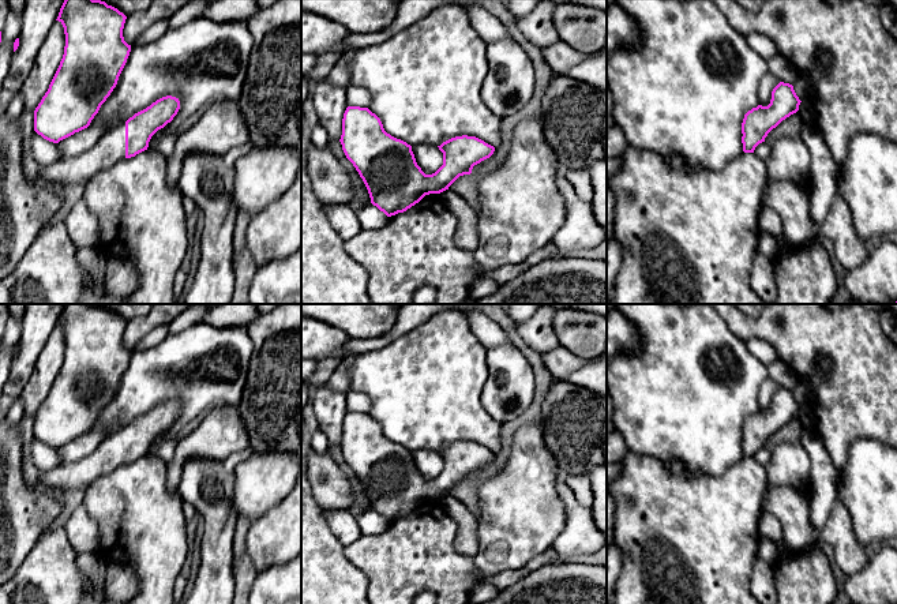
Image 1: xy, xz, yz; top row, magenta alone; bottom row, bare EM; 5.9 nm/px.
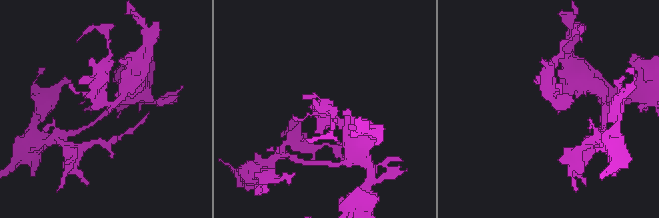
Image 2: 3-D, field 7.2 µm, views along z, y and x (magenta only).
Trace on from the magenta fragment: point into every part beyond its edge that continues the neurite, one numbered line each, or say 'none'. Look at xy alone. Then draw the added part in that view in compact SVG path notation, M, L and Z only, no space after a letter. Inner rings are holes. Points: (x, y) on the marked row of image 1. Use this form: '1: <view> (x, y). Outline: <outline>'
1: xy (111, 149). Outline: M125 121L106 134L87 151L42 166L41 180L61 187L86 183L97 172L125 158Z

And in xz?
none

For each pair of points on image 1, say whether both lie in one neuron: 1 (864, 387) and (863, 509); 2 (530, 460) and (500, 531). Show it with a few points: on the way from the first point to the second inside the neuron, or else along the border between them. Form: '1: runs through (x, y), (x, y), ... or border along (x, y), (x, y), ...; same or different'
1: border along (882, 442), (856, 439), (849, 447), (845, 465); different
2: runs through (529, 477), (518, 513); same

